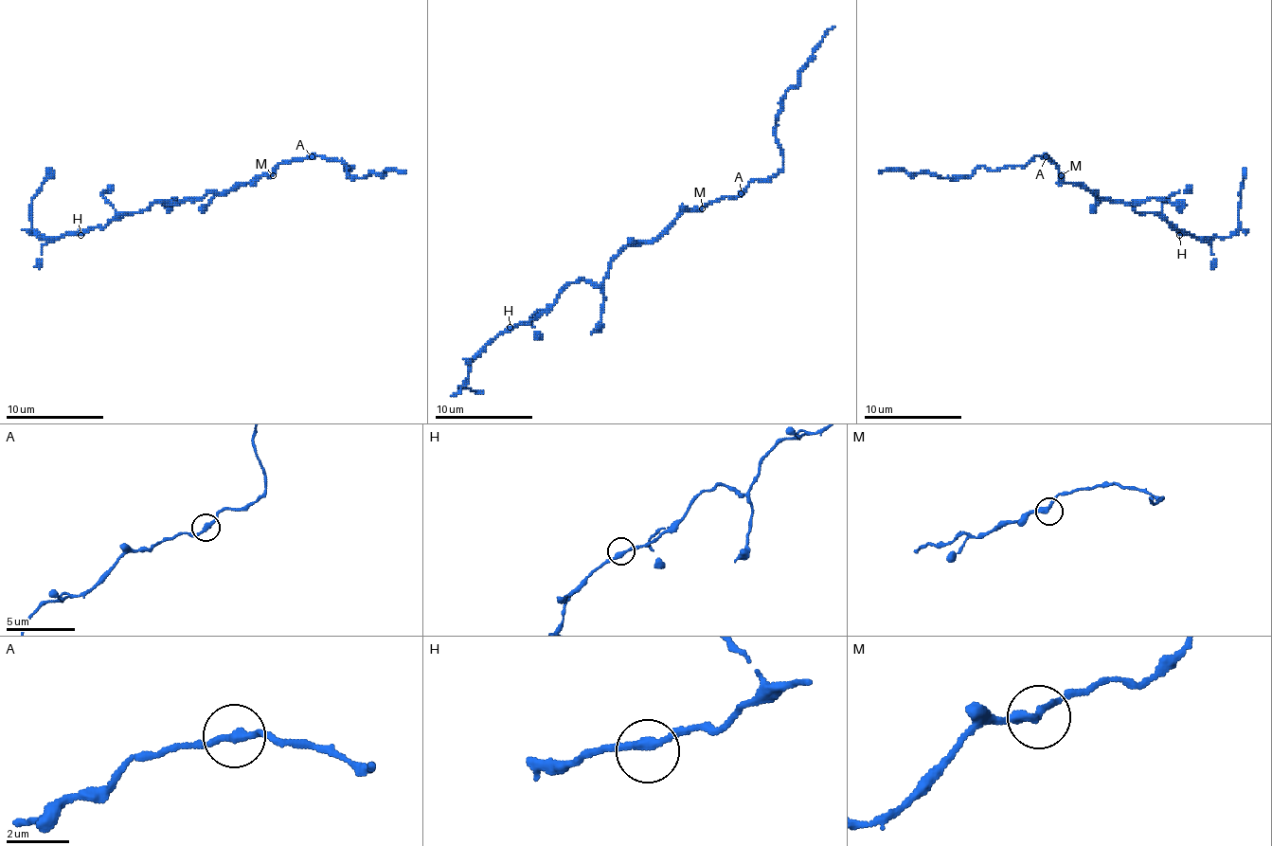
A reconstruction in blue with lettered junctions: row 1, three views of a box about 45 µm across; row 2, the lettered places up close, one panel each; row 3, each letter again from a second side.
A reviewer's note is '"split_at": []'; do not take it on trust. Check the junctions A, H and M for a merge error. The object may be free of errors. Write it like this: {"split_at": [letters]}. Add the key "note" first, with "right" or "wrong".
{"note": "right", "split_at": []}

